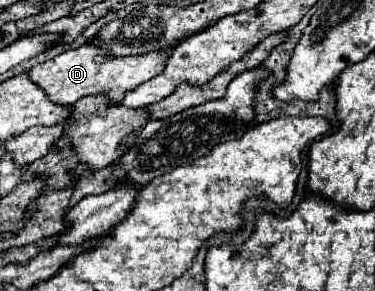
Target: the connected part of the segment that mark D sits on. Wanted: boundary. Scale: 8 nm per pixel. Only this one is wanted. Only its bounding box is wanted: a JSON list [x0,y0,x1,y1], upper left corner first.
[27,43,173,105]

